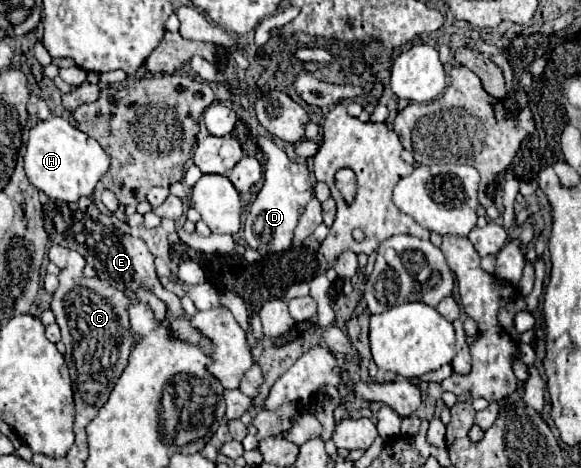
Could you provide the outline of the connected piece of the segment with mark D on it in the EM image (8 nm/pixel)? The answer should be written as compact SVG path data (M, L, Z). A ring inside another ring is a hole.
M257 137L257 143L269 159L265 163L263 189L259 191L259 195L255 197L255 201L251 203L247 211L247 219L243 225L243 237L249 247L265 255L265 253L279 253L291 247L297 221L303 215L307 203L313 199L313 185L311 185L311 173L307 165L291 161L283 149L279 149L273 141L265 137Z

